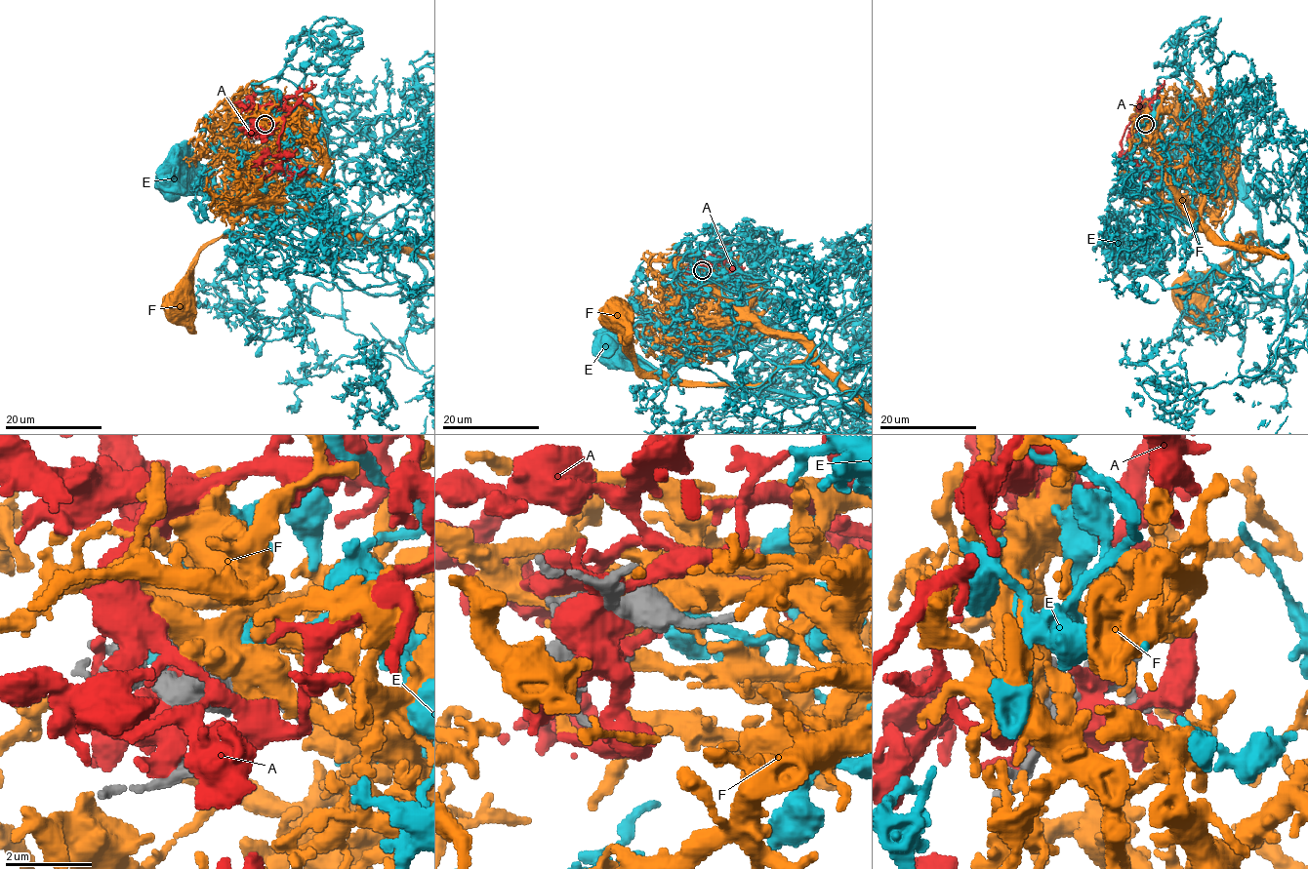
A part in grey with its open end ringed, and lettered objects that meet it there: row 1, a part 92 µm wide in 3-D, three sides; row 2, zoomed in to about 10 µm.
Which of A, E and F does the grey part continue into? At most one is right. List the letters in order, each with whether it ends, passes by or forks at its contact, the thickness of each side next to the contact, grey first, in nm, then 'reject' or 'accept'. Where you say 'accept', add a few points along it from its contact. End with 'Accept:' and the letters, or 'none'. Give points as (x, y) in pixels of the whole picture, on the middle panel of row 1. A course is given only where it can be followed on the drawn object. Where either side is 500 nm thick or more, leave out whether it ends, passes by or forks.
A: it ends | 320/240 nm | reject
E: it forks | 280/280 nm | accept | via (702, 271), (722, 279), (690, 287), (766, 321), (712, 358), (803, 368), (862, 416), (682, 384), (615, 347)
F: 480/600 nm | reject
Accept: E

